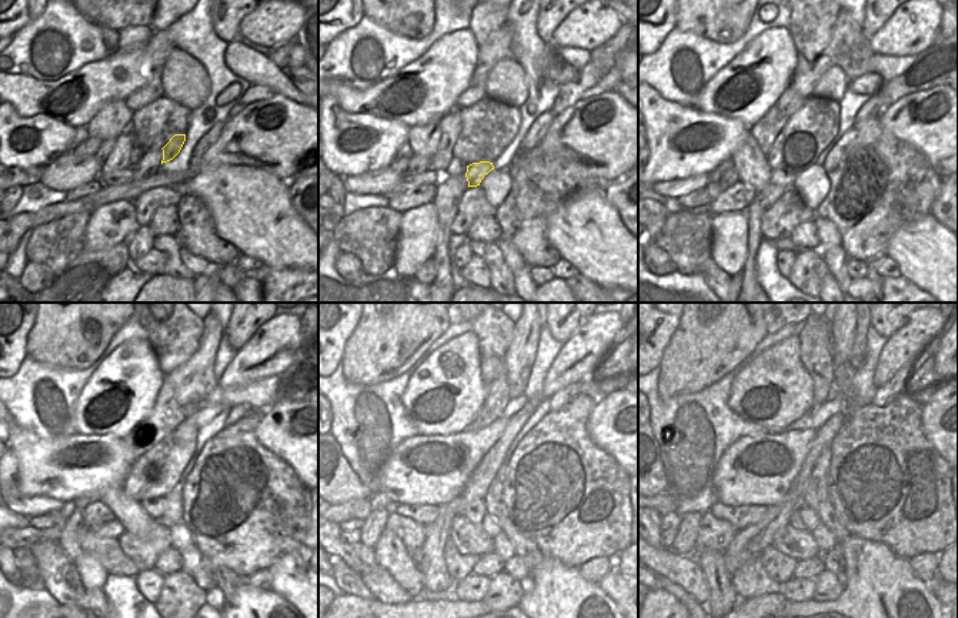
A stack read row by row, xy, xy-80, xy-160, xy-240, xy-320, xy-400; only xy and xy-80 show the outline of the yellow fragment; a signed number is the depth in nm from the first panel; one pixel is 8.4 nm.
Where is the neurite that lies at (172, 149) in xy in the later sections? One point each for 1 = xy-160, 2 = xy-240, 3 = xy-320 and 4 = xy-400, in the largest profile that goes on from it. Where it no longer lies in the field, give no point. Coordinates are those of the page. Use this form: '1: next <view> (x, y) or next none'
1: next xy-160 (771, 193)
2: next xy-240 (109, 530)
3: next xy-320 (411, 534)
4: next xy-400 (713, 534)

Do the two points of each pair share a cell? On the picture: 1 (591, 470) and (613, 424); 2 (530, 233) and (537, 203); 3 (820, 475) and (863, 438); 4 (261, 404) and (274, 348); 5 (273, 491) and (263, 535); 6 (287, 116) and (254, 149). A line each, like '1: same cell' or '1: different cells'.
1: different cells
2: same cell
3: different cells
4: different cells
5: same cell
6: same cell

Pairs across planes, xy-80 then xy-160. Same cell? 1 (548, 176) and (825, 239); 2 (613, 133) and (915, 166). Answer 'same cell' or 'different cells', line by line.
1: different cells
2: different cells

